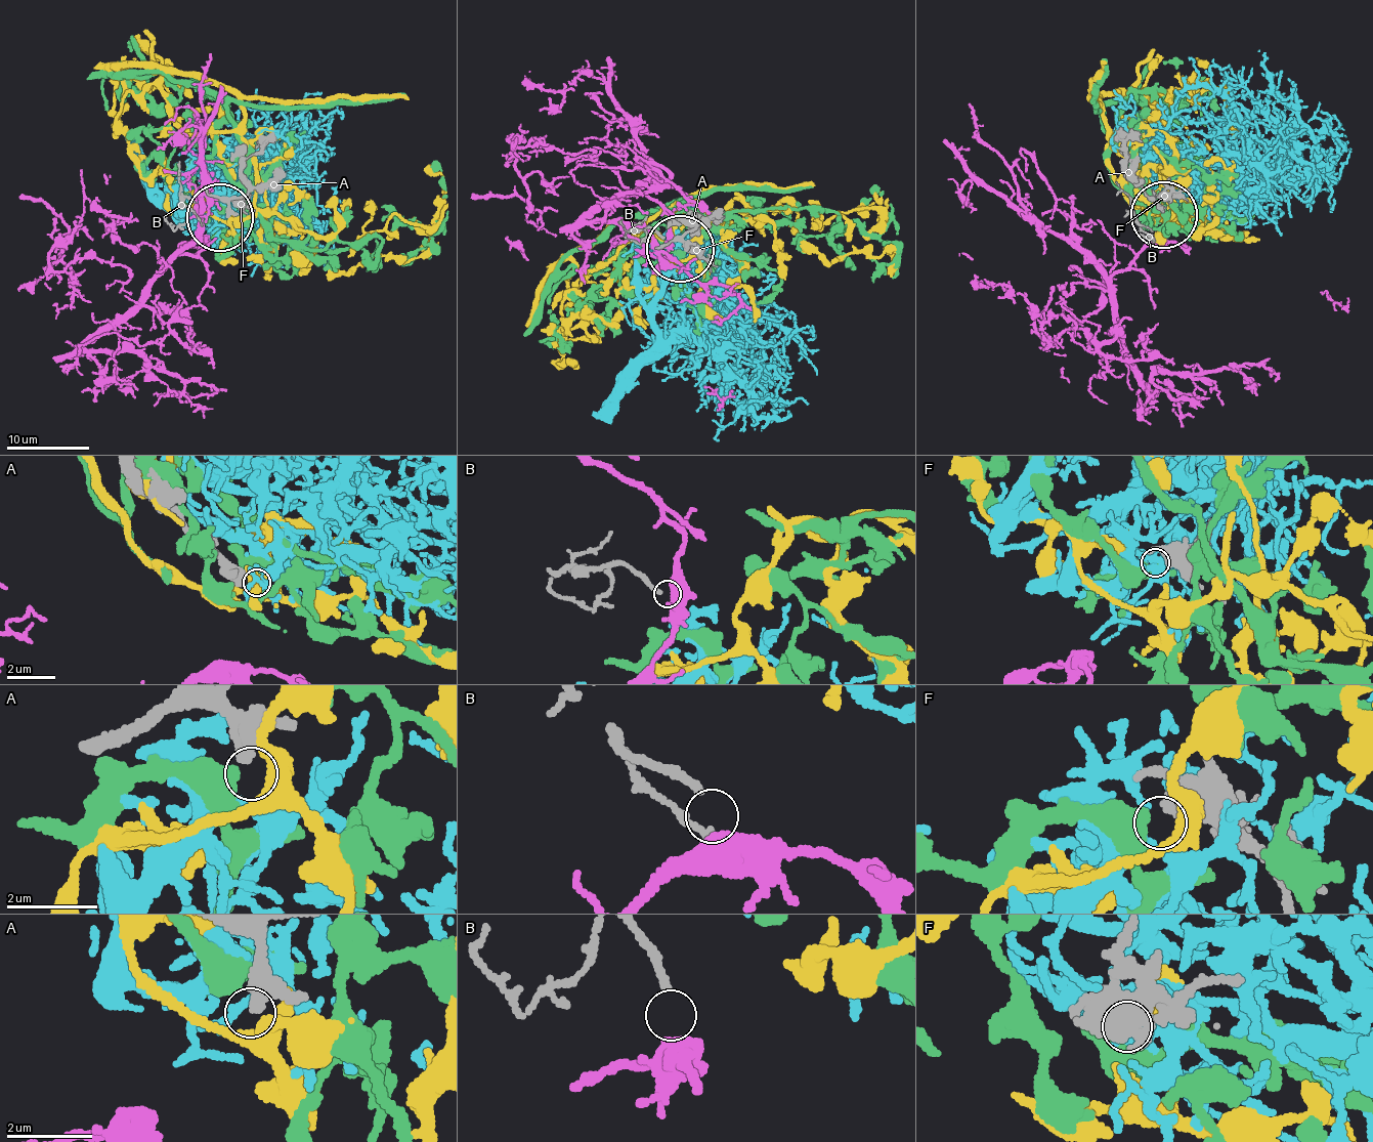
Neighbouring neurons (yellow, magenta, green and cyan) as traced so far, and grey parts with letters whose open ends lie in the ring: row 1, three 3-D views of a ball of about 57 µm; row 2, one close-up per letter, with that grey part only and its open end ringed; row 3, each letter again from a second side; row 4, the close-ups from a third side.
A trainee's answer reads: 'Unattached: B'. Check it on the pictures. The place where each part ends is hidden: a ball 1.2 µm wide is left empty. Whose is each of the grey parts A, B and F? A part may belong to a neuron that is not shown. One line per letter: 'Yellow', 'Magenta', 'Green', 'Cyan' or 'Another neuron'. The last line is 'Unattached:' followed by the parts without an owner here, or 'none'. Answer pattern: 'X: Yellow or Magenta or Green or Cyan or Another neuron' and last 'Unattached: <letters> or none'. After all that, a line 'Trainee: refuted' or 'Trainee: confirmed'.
A: Another neuron
B: Magenta
F: Cyan
Unattached: A
Trainee: refuted

